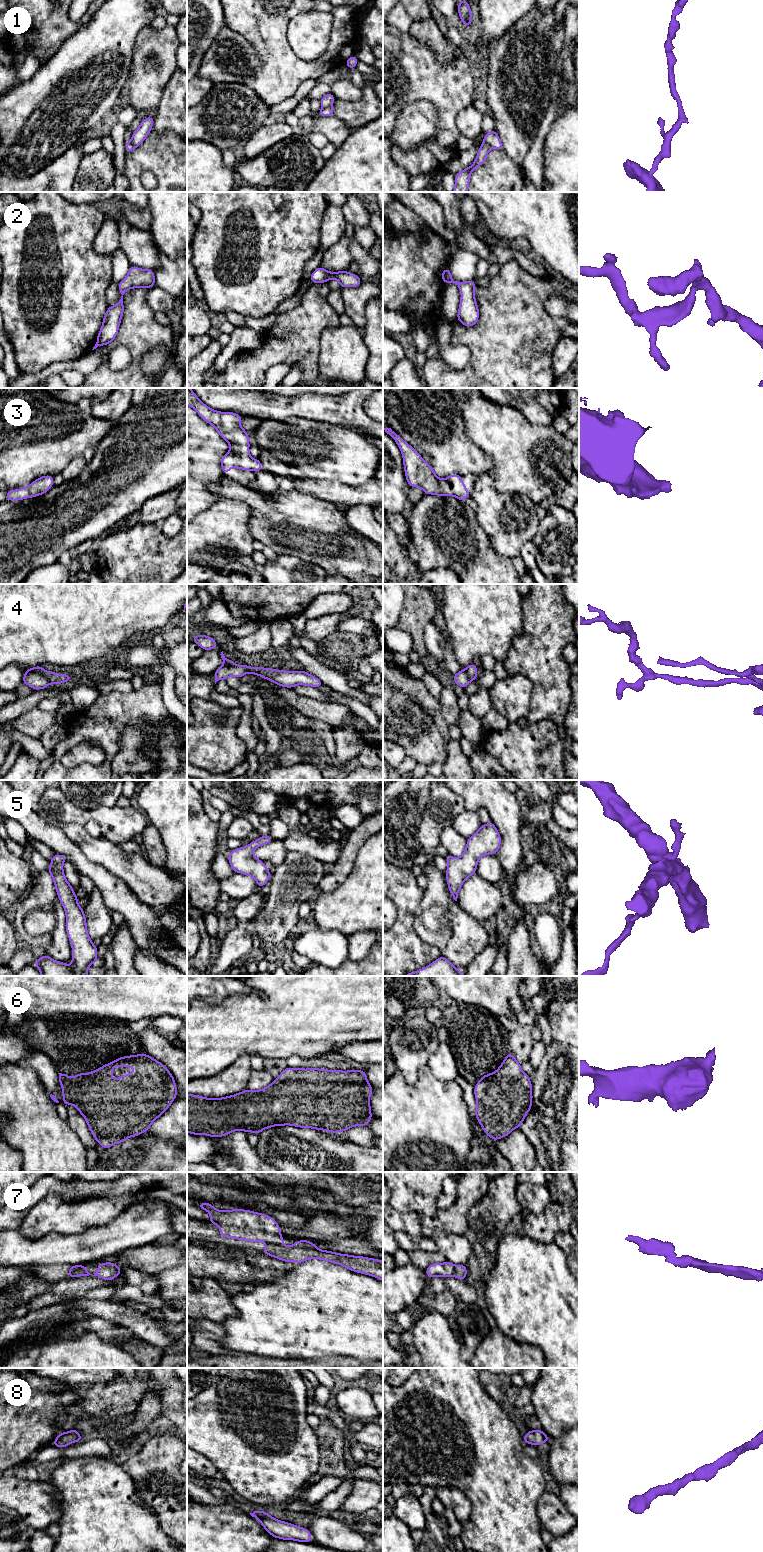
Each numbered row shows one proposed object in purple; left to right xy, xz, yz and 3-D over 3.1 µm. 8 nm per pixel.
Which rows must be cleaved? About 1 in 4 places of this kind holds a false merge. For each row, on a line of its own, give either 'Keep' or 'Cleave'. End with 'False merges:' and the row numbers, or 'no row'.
1: Cleave
2: Keep
3: Keep
4: Cleave
5: Keep
6: Keep
7: Keep
8: Keep
False merges: 1, 4

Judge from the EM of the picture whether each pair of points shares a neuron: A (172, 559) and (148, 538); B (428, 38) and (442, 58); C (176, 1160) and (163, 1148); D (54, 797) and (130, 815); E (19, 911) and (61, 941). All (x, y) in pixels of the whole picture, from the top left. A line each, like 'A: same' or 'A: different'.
A: same
B: same
C: same
D: same
E: same

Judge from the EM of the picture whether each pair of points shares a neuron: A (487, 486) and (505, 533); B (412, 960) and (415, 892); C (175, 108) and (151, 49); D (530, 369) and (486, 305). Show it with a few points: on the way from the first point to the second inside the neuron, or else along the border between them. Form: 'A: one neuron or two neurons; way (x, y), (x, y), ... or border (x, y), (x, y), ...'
A: one neuron; way (487, 498), (494, 510), (505, 521)
B: one neuron; way (407, 943), (407, 909)
C: two neurons; border (176, 69), (167, 83), (157, 107)
D: one neuron; way (514, 353), (513, 332), (502, 321)

